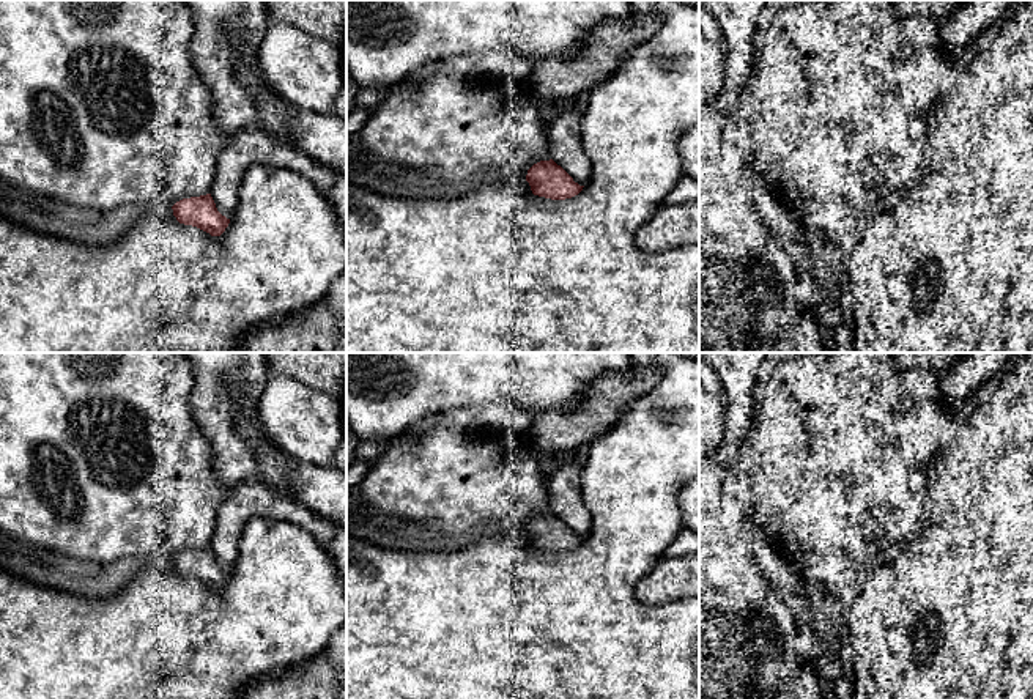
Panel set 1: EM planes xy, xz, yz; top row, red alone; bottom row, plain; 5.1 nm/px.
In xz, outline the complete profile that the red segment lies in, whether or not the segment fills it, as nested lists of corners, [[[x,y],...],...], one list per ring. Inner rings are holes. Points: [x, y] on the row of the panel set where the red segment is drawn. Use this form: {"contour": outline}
{"contour": [[[553,159],[534,164],[526,175],[534,195],[565,200],[578,195],[584,186],[579,186],[573,178]]]}

